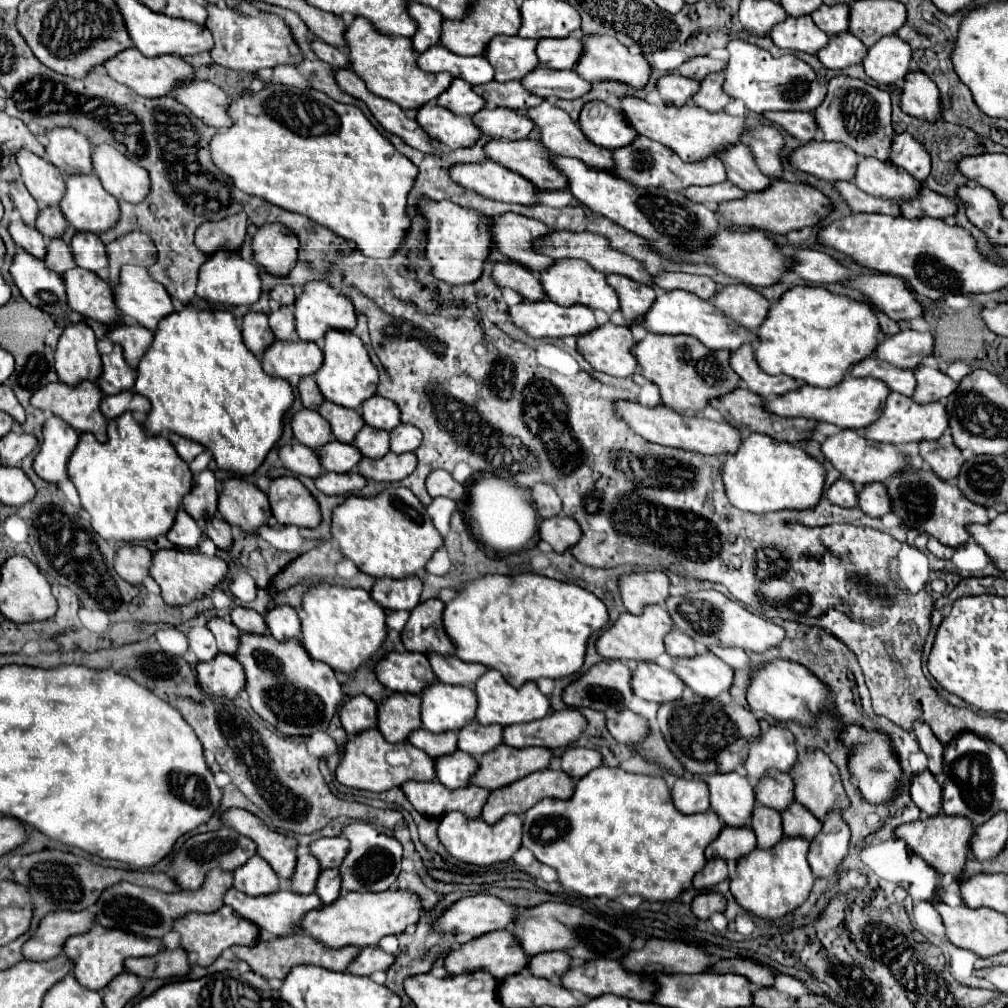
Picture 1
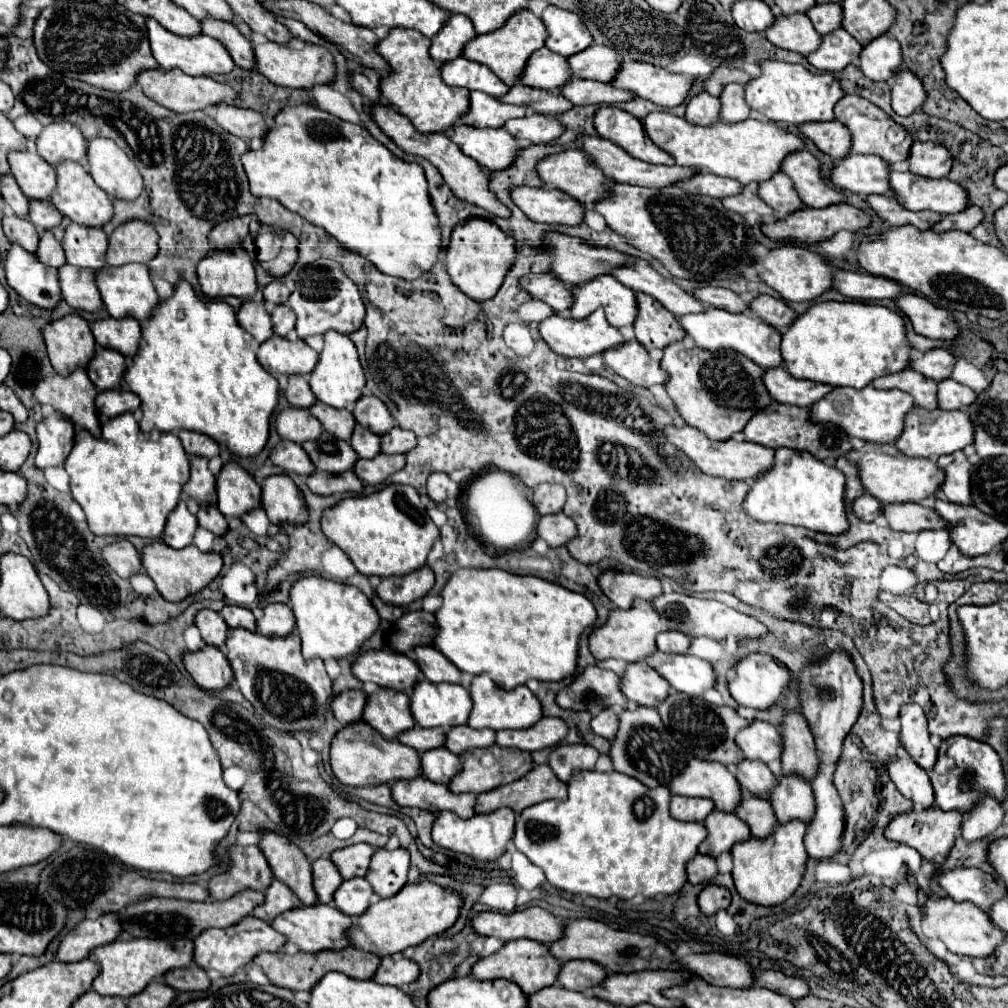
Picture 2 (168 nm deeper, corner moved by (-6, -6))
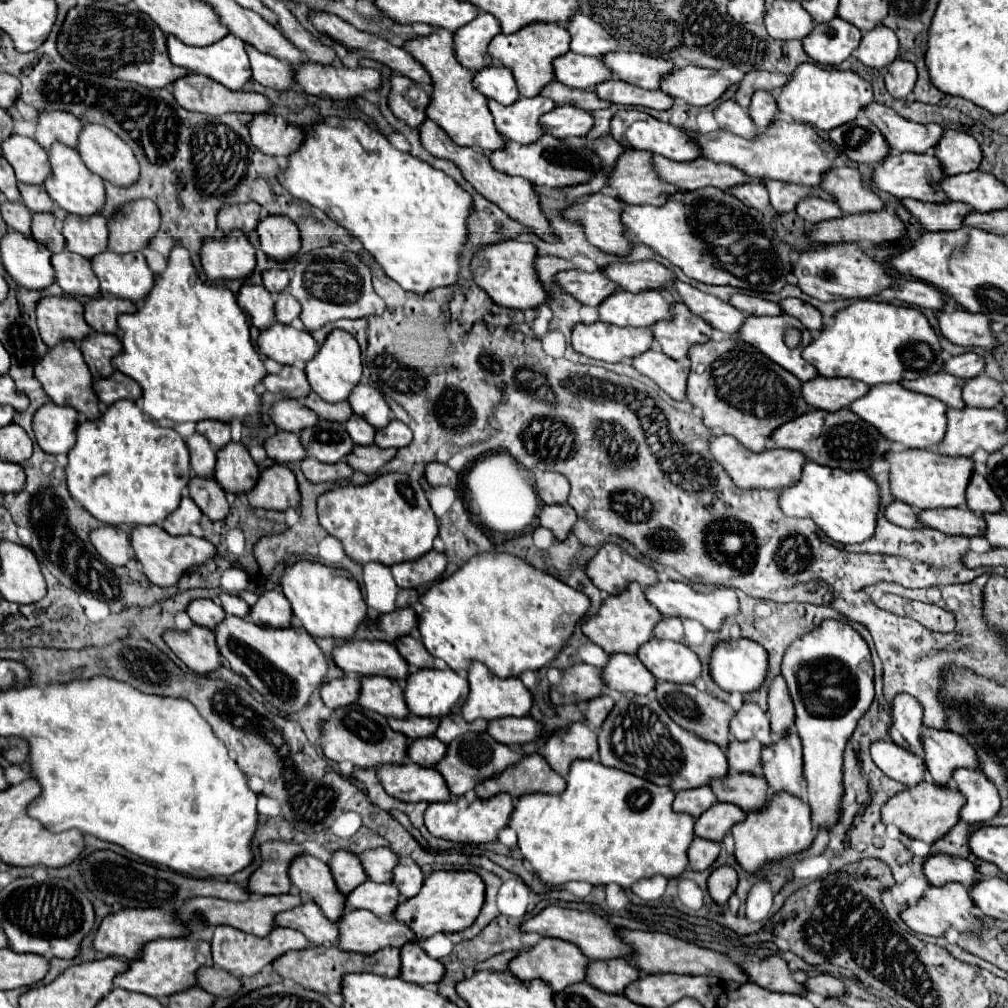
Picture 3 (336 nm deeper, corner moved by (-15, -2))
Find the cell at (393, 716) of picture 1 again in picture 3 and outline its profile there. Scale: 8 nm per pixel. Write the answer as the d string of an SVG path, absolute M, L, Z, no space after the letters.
M385 676L361 678L361 694L359 694L357 704L369 710L375 710L387 718L409 716L401 684Z

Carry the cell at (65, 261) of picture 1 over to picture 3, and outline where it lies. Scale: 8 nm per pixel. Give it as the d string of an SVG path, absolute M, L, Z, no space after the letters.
M37 212L37 214L33 214L31 236L33 236L37 242L41 242L43 246L47 246L51 252L61 252L61 250L65 250L63 234L57 230L55 218L53 218L53 214L49 214L49 212Z

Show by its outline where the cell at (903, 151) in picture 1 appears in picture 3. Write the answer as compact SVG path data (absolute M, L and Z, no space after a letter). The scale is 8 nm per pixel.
M959 130L945 132L941 142L935 146L935 156L943 162L945 172L951 172L951 174L979 170L979 164L983 160L979 142L973 140L971 134L959 132Z

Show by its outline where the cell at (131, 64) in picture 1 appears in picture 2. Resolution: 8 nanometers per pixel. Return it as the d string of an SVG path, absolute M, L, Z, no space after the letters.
M180 68L142 70L136 76L136 86L140 86L142 92L146 92L146 96L150 96L154 102L166 106L172 112L194 112L194 110L202 110L202 108L218 104L218 102L232 102L236 96L236 92L230 86L216 82L210 76L188 76Z

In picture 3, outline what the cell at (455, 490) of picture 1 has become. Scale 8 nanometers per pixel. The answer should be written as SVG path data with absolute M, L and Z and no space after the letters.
M431 462L431 464L425 466L425 480L431 486L449 486L449 488L455 488L457 486L457 472L451 470L447 464Z

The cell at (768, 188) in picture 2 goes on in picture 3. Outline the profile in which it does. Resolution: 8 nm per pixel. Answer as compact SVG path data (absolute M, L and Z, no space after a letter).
M805 198L805 200L801 200L795 212L809 224L819 224L823 220L843 216L841 208L835 202L827 202L827 200L821 200L821 198Z

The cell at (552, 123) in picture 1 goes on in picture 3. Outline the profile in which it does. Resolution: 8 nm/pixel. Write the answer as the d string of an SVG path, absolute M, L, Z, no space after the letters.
M659 154L653 156L655 168L659 176L685 190L699 190L699 188L719 188L721 192L729 192L739 184L763 184L763 178L751 178L743 170L731 164L715 164L709 158L699 158L693 162L671 162Z

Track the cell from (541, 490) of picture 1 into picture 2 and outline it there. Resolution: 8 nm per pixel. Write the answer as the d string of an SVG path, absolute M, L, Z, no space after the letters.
M540 484L534 490L534 498L532 498L536 510L544 516L544 514L556 514L564 508L566 502L566 490L560 484Z

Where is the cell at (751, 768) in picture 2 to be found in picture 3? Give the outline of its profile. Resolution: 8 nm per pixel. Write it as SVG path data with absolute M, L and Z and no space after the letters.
M731 740L731 744L727 744L725 754L731 772L753 772L755 766L761 762L761 744L757 740Z

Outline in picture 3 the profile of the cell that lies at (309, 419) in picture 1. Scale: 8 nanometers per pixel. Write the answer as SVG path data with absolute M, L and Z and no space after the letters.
M283 398L275 402L269 410L269 416L277 430L287 430L299 434L303 428L309 428L311 424L317 424L315 412L311 412L307 406L303 406L299 400Z

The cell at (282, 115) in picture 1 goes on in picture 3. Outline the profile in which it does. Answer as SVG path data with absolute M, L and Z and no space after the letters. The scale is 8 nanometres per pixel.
M327 118L327 122L309 128L303 146L289 156L289 166L279 180L295 198L307 200L351 236L359 238L363 248L373 254L385 274L403 290L427 294L441 286L459 284L459 256L469 238L467 220L473 212L471 194L441 170L393 148L381 132L363 120Z

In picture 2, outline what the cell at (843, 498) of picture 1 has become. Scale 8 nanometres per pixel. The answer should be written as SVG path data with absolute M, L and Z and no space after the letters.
M862 494L852 502L852 512L866 522L872 522L878 514L880 514L880 502L870 496L870 494Z

